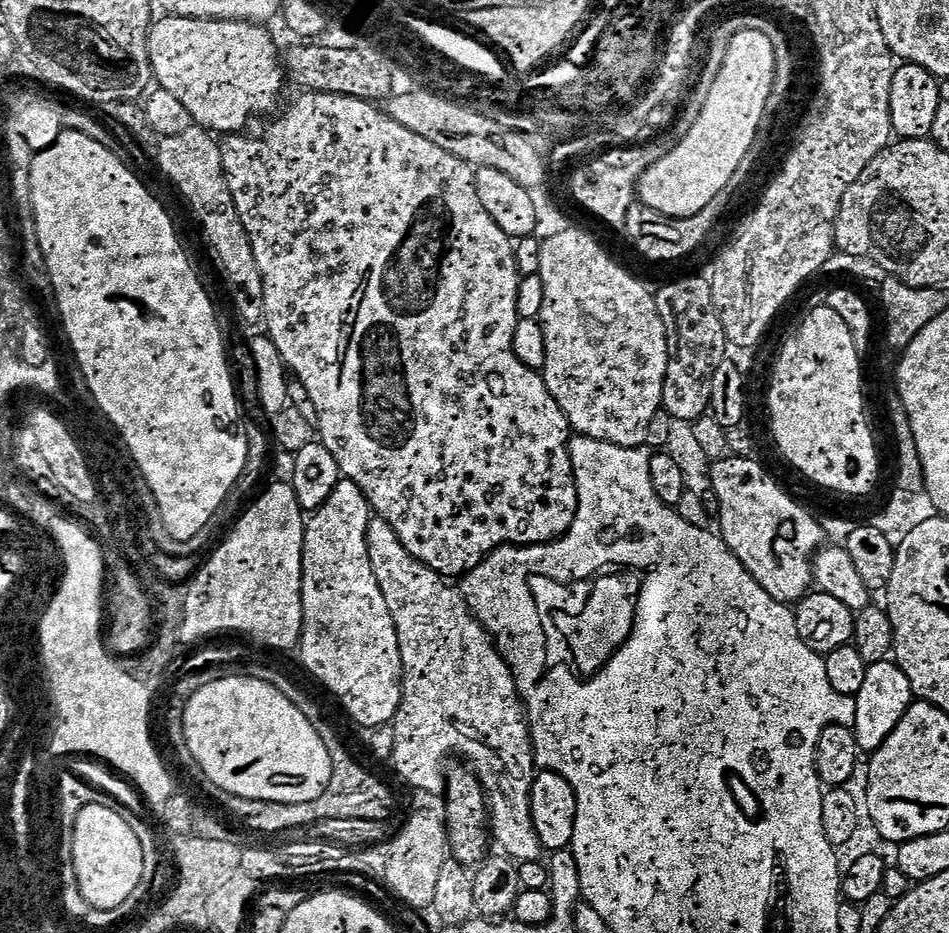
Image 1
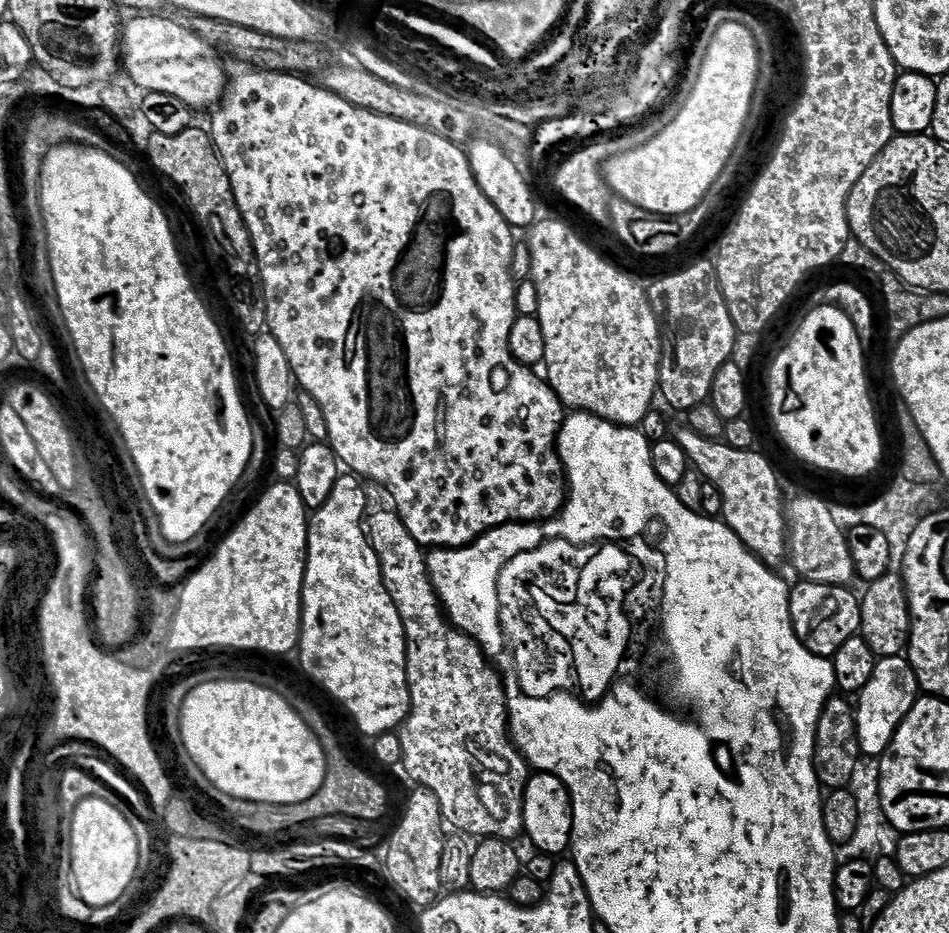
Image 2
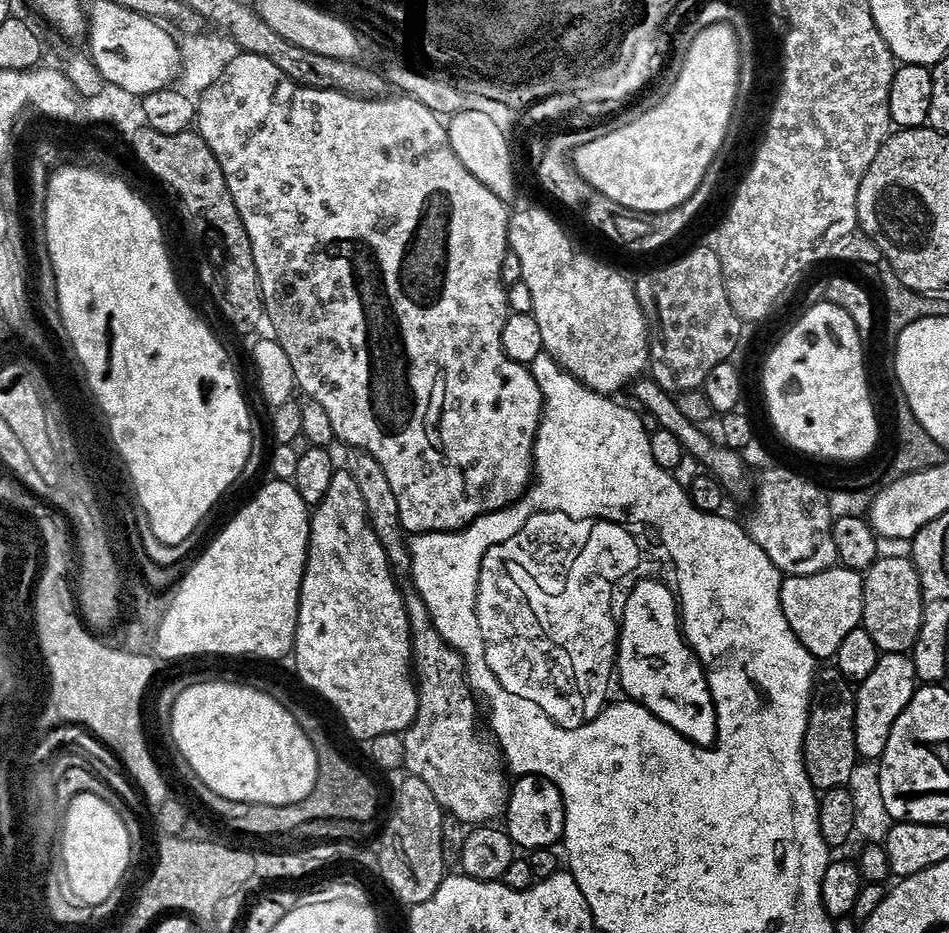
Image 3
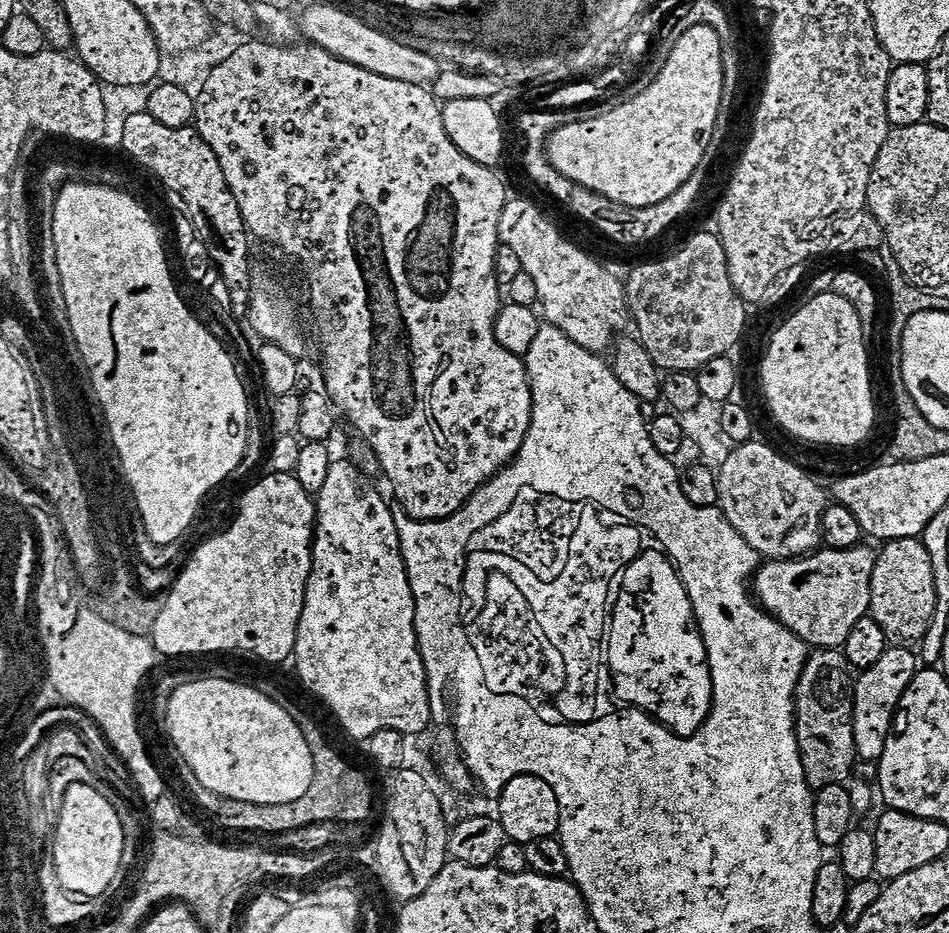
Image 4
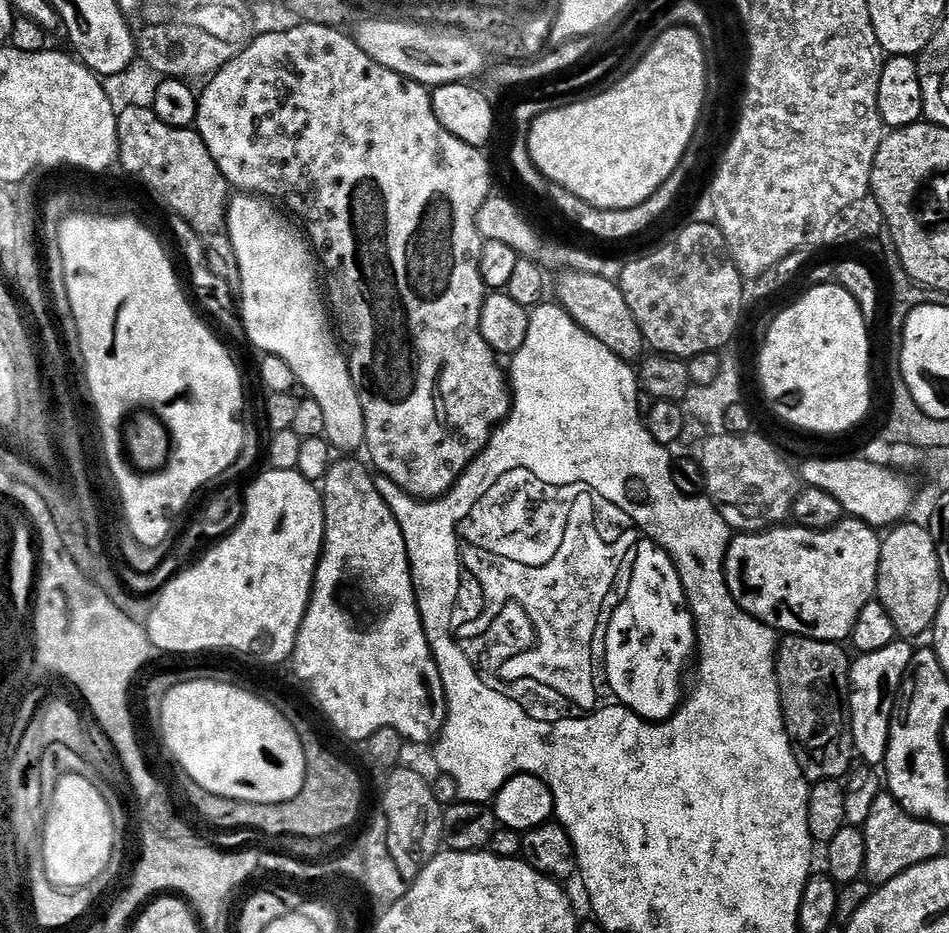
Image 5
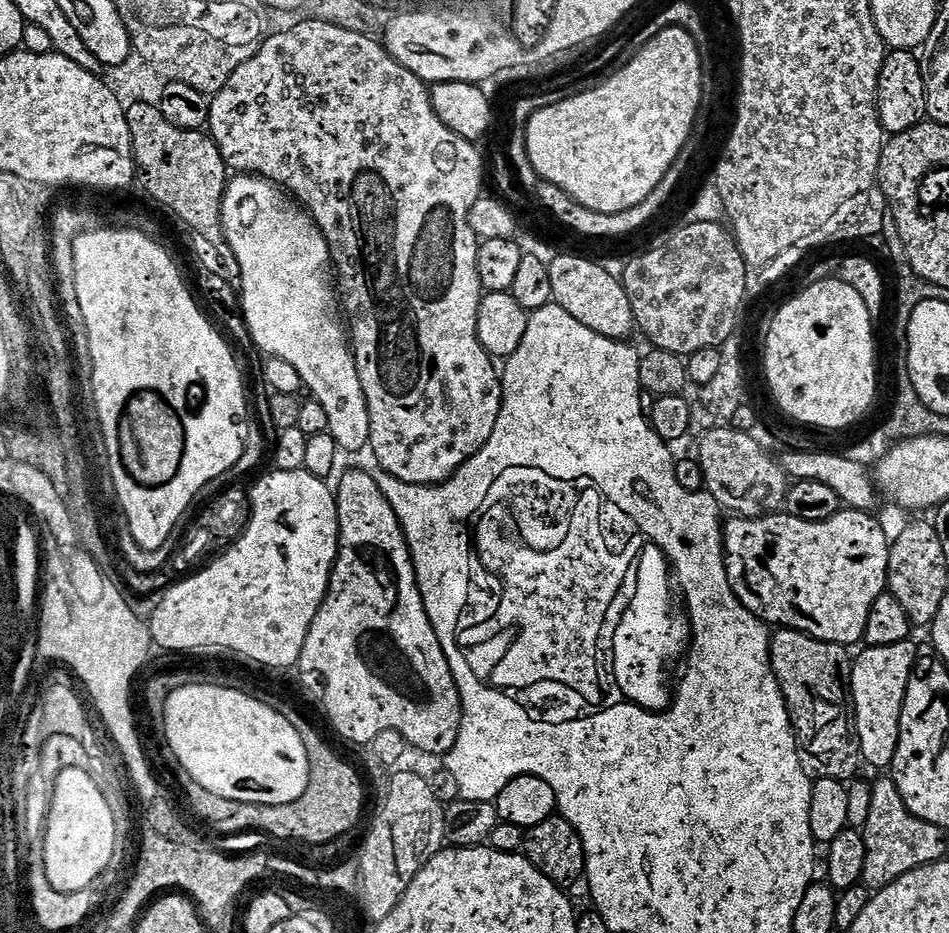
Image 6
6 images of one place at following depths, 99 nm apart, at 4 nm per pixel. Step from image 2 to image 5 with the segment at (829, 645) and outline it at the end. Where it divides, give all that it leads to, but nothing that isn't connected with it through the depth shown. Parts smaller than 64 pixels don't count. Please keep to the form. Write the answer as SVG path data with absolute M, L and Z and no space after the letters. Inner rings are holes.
M846 518L840 525L836 528L831 528L826 532L815 532L809 528L801 528L799 526L791 526L792 528L776 528L780 526L774 526L770 532L769 530L757 530L751 534L740 534L733 539L732 543L728 546L728 556L724 559L724 577L728 583L728 589L730 594L734 598L734 602L740 607L744 612L749 612L751 616L756 620L760 620L763 624L768 624L770 627L776 629L777 633L787 634L789 636L805 636L806 638L814 638L815 640L831 640L833 642L844 642L849 639L854 630L854 622L858 622L858 614L862 614L862 610L866 605L873 603L874 597L876 596L876 583L878 582L878 562L880 561L880 555L882 554L882 536L877 529L873 528L870 524L863 524L860 520L854 520L851 518Z

